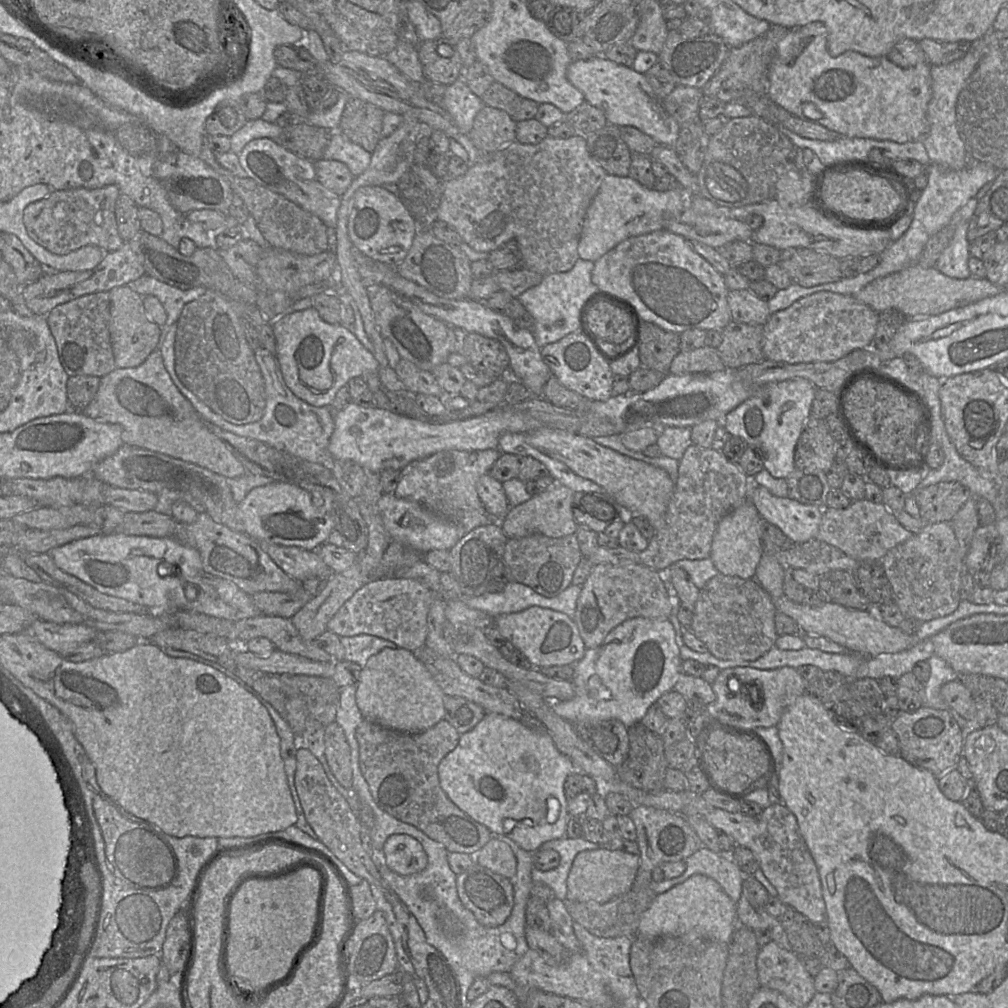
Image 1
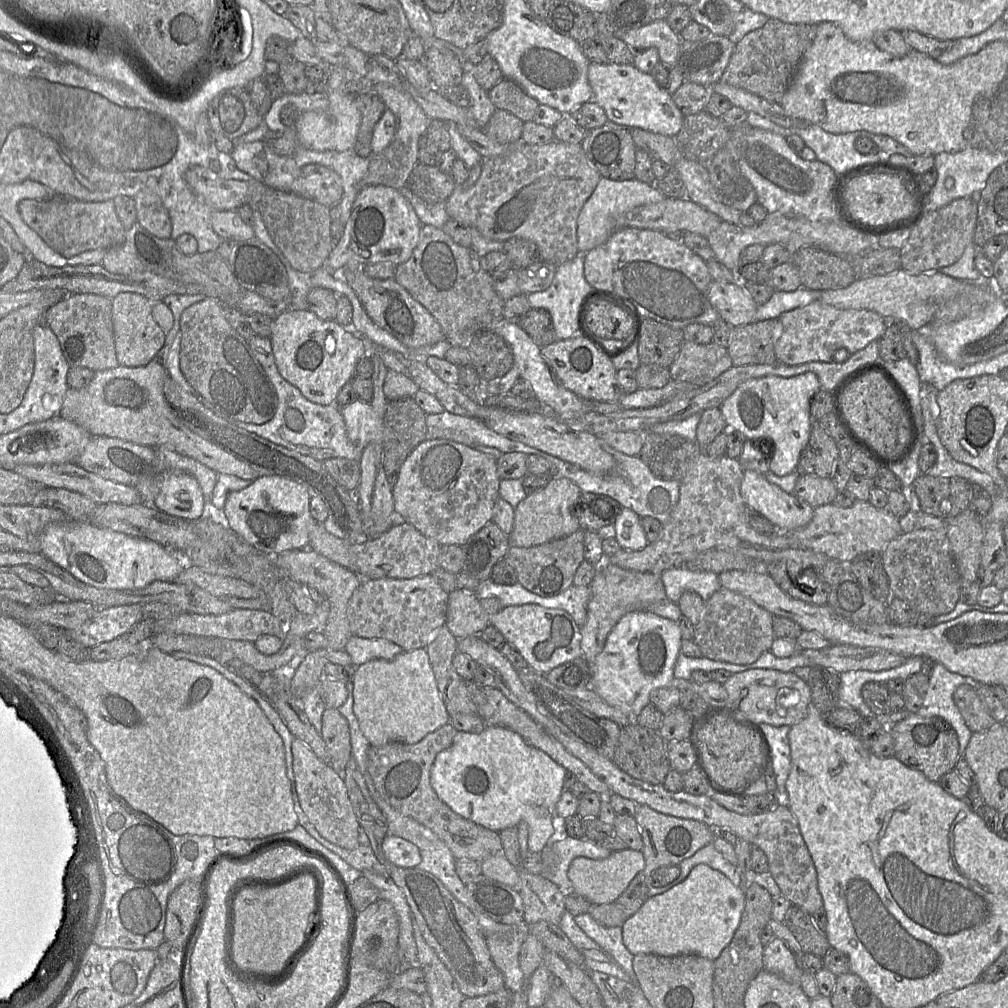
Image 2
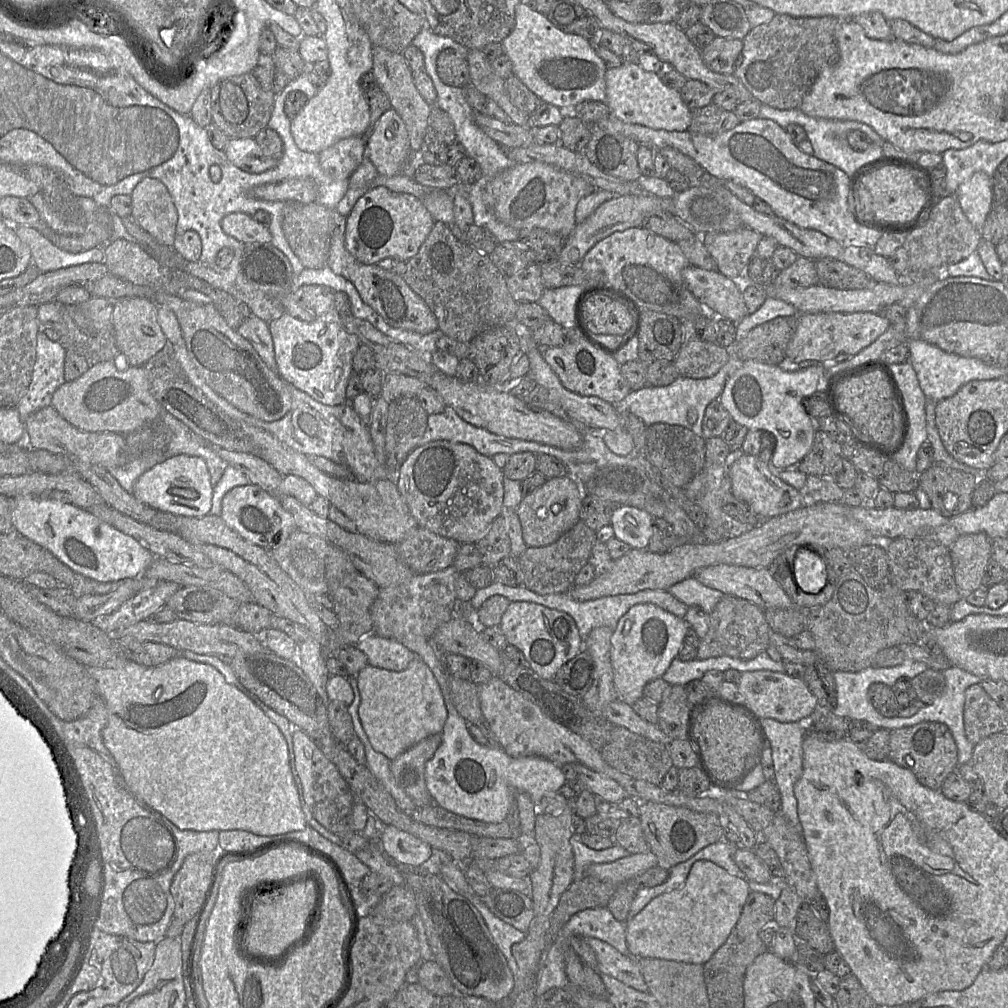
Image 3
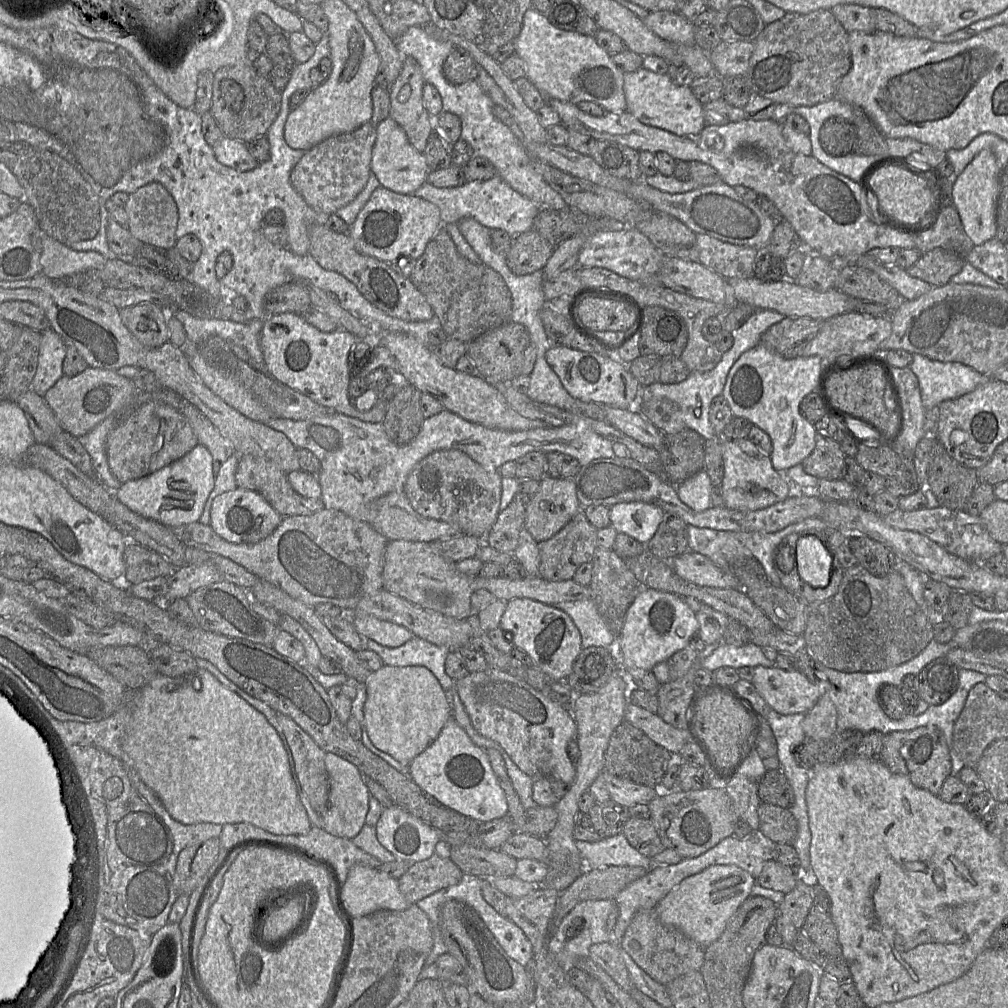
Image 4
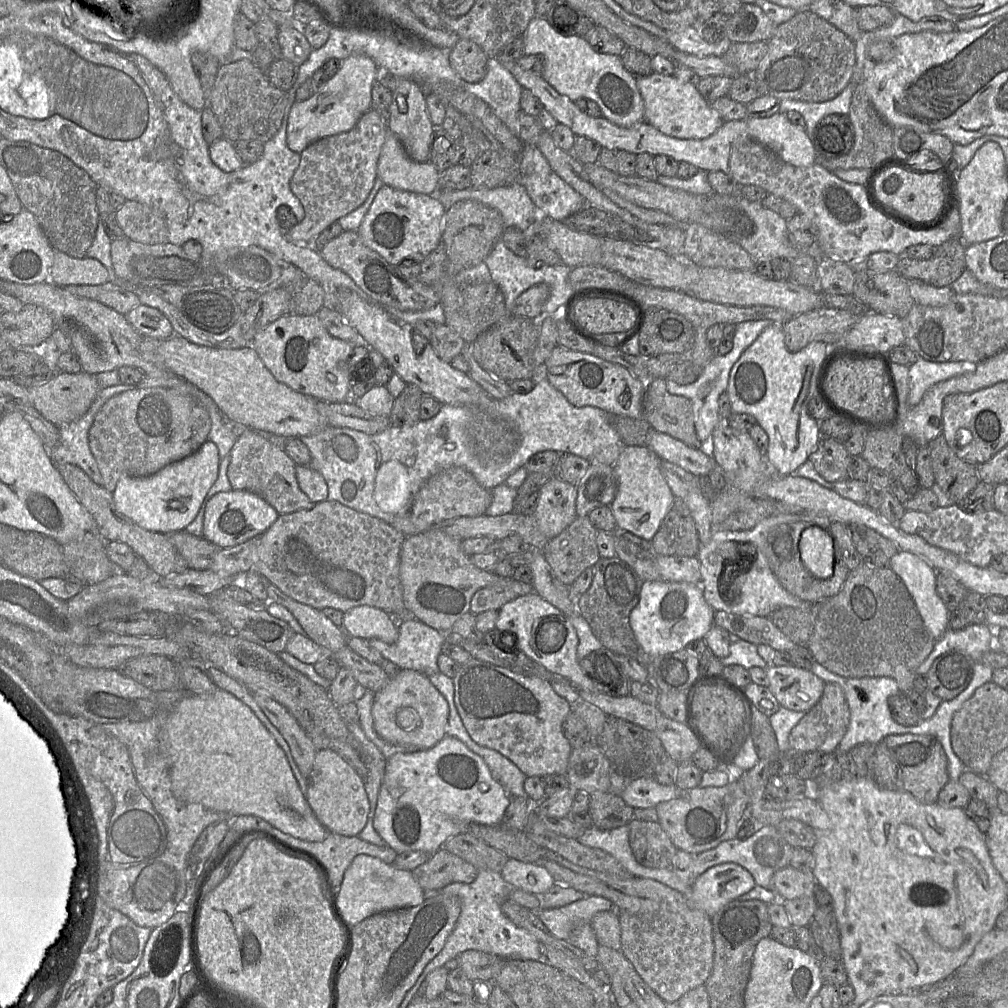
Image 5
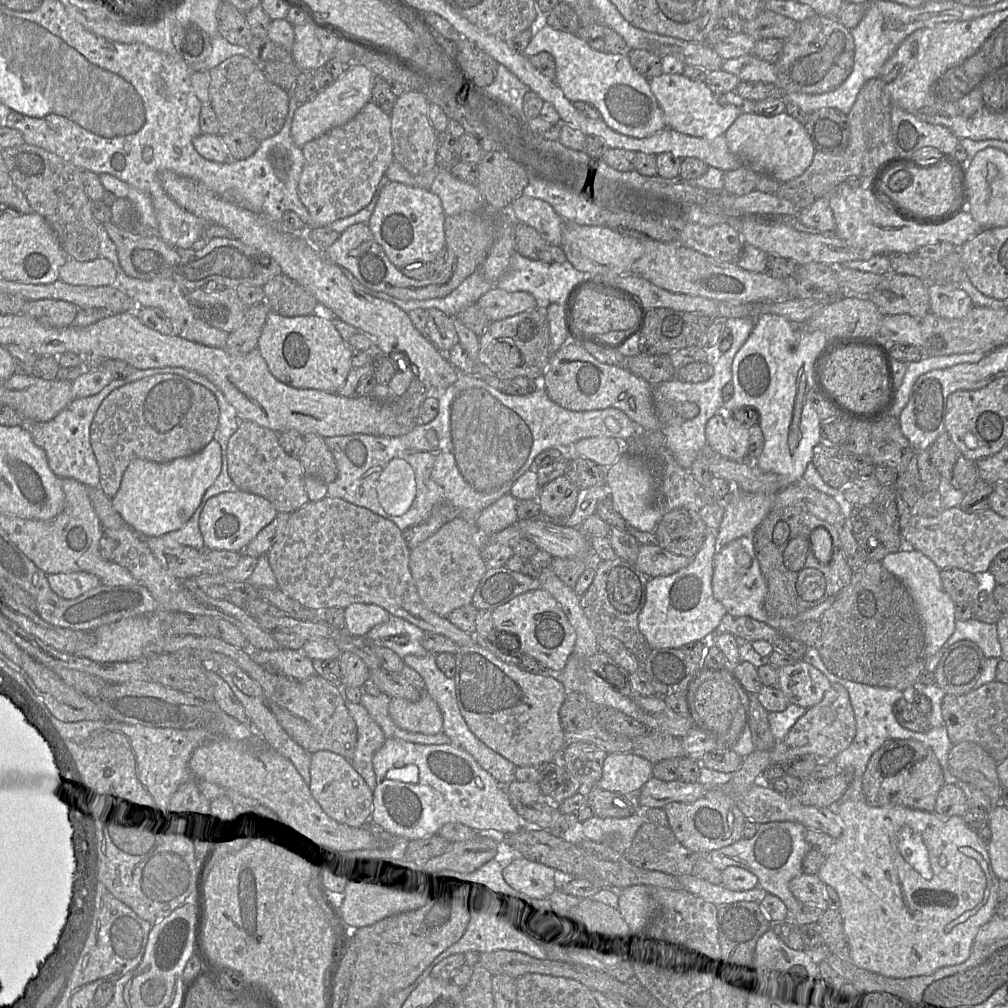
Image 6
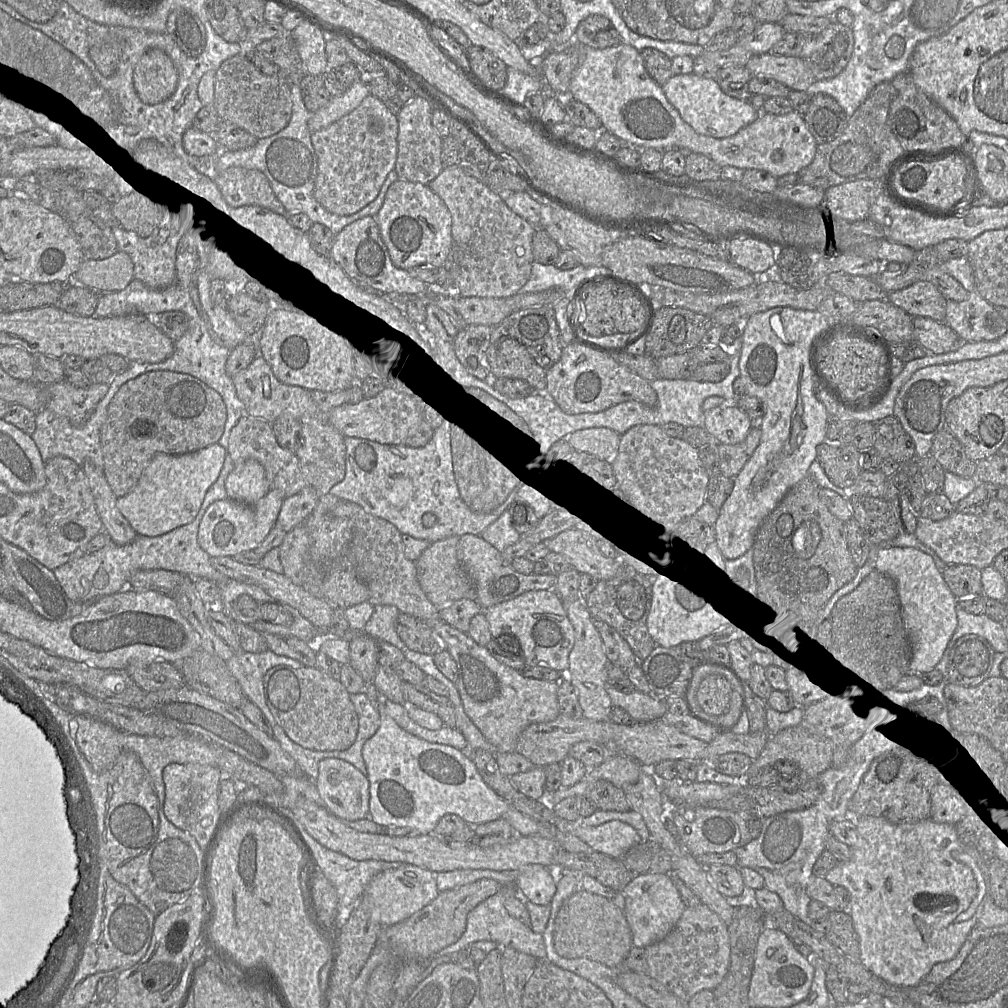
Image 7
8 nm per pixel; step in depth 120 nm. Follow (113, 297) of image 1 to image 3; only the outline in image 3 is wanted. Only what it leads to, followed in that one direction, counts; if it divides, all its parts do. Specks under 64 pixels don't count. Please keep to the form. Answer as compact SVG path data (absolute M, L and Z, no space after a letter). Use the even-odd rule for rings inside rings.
M124 297L113 303L112 324L116 346L130 367L146 364L167 342L158 323L157 308L152 300L141 297Z

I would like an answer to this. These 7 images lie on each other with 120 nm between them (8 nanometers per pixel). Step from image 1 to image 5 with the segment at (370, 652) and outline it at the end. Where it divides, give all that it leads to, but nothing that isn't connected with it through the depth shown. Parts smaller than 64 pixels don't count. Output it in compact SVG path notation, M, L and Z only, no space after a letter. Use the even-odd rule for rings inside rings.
M401 619L398 622L399 638L394 644L387 644L377 638L369 639L384 659L401 669L412 669L426 676L440 672L437 659L442 653L446 633L425 624L418 619Z

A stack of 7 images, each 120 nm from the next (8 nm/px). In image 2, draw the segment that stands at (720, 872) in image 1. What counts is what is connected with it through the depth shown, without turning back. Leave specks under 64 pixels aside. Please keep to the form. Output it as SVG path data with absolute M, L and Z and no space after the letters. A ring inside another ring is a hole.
M712 843L702 847L689 858L684 859L679 863L680 874L671 883L661 887L650 887L648 890L648 897L661 894L676 884L682 882L698 864L706 864L713 869L721 871L725 874L735 885L741 884L741 875L736 865L728 862L713 846Z

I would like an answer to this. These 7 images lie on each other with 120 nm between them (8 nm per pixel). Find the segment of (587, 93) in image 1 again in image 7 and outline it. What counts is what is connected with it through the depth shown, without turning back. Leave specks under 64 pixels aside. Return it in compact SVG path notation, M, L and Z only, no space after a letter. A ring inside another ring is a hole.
M693 72L673 75L661 87L680 117L702 135L726 138L754 122L759 116L759 112L750 104L723 93L716 79L703 78Z

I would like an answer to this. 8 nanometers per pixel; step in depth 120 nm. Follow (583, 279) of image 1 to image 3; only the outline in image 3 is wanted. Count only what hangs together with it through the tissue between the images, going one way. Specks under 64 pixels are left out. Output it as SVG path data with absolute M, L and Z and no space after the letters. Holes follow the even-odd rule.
M564 286L545 288L537 302L558 325L566 329L576 328L576 306L581 294L588 288Z

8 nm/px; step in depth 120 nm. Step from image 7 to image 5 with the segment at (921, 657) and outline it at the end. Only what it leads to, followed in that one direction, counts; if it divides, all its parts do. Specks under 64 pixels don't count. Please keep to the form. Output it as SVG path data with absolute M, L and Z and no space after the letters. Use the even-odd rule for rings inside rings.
M898 551L888 565L904 582L935 640L948 629L949 610L936 592L937 572L919 556Z

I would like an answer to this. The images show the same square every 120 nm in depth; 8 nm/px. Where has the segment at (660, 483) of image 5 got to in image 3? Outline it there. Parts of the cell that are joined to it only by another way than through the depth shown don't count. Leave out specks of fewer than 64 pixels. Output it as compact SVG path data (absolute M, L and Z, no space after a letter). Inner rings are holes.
M616 505L610 525L614 537L627 543L632 549L647 549L652 536L653 517L634 506Z

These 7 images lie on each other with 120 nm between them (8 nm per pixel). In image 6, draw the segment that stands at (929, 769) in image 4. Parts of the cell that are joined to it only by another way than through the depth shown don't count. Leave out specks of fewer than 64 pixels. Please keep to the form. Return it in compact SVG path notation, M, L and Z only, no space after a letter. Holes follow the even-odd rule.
M914 739L887 740L870 758L862 779L863 798L869 806L904 806L935 812L938 792L945 785L932 749Z

